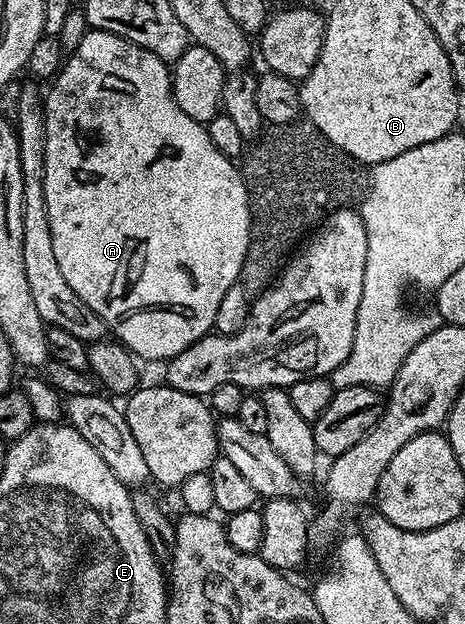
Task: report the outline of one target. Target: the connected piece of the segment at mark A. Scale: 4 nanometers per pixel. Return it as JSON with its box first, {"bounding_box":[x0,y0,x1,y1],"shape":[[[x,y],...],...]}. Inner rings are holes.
{"bounding_box":[43,29,251,360],"shape":[[[89,29],[78,48],[67,55],[51,86],[53,88],[49,92],[46,90],[43,95],[46,117],[46,171],[43,189],[59,270],[67,285],[71,285],[71,289],[107,324],[117,342],[123,344],[138,360],[174,359],[183,353],[183,349],[187,349],[187,345],[199,341],[214,330],[215,313],[219,313],[219,305],[227,289],[238,286],[243,261],[247,257],[251,226],[249,194],[242,172],[234,160],[215,149],[215,141],[211,141],[208,126],[199,121],[191,121],[191,117],[179,109],[173,96],[173,77],[165,60],[115,33]]]}

